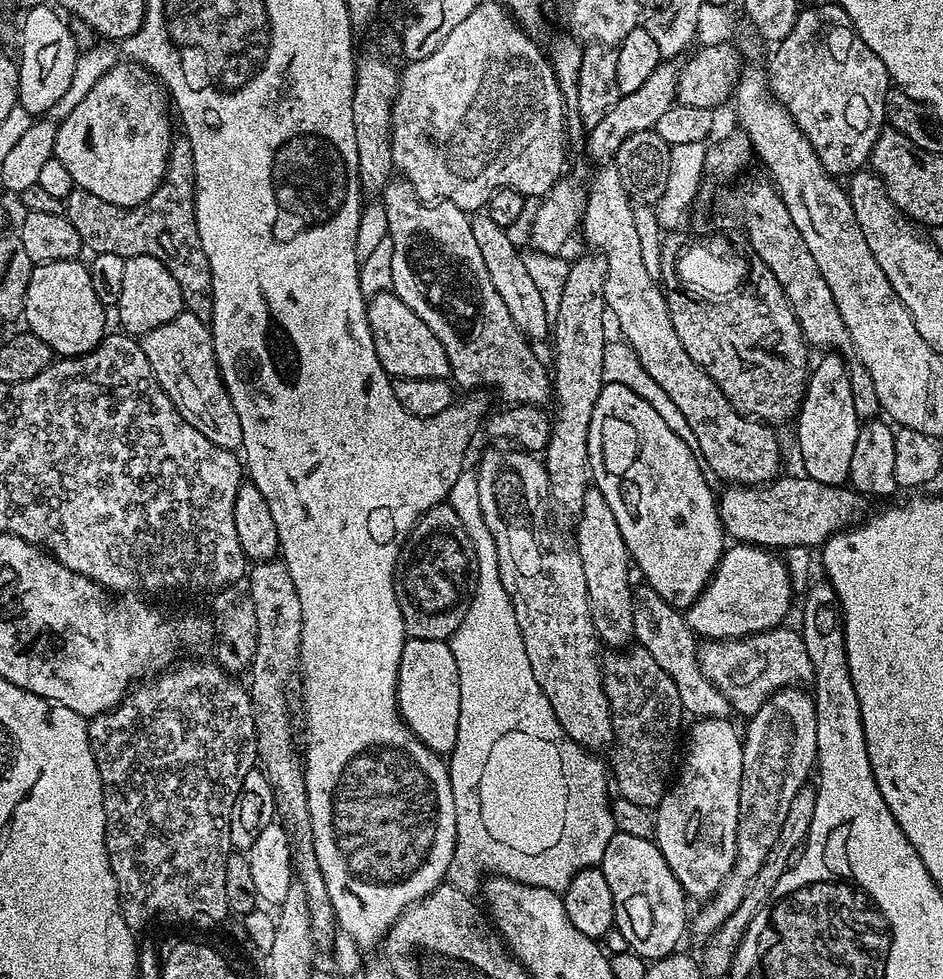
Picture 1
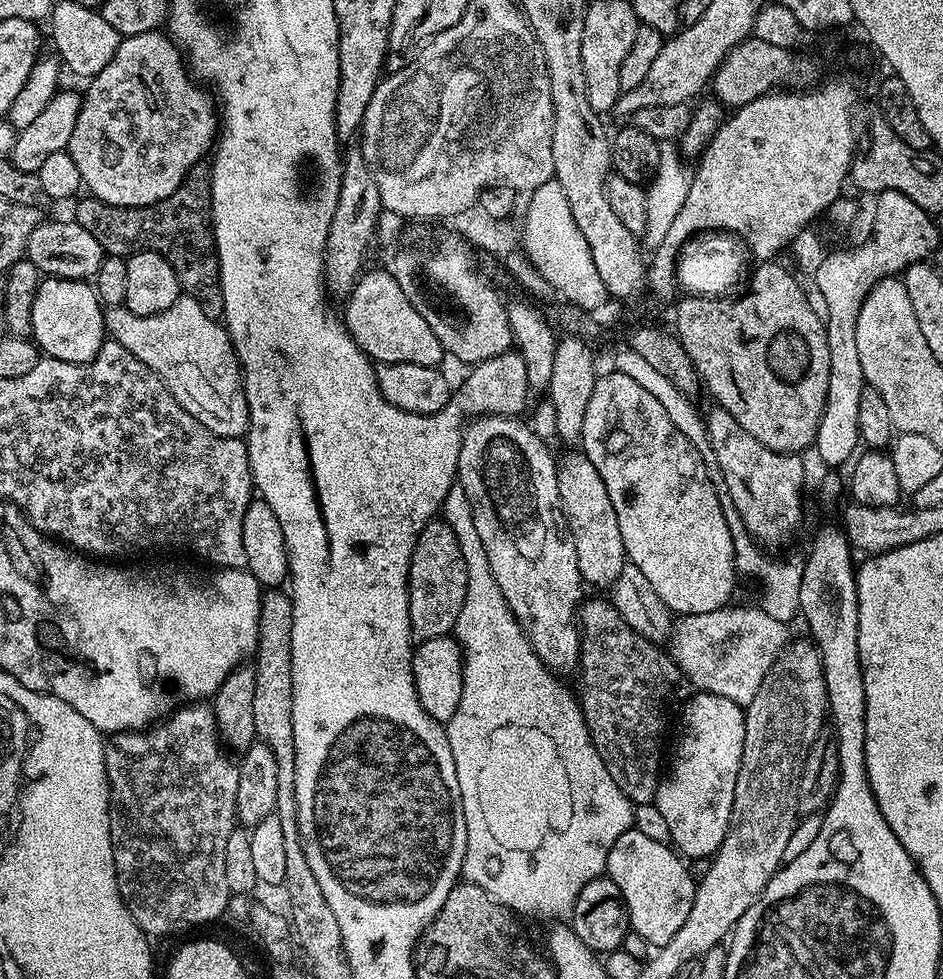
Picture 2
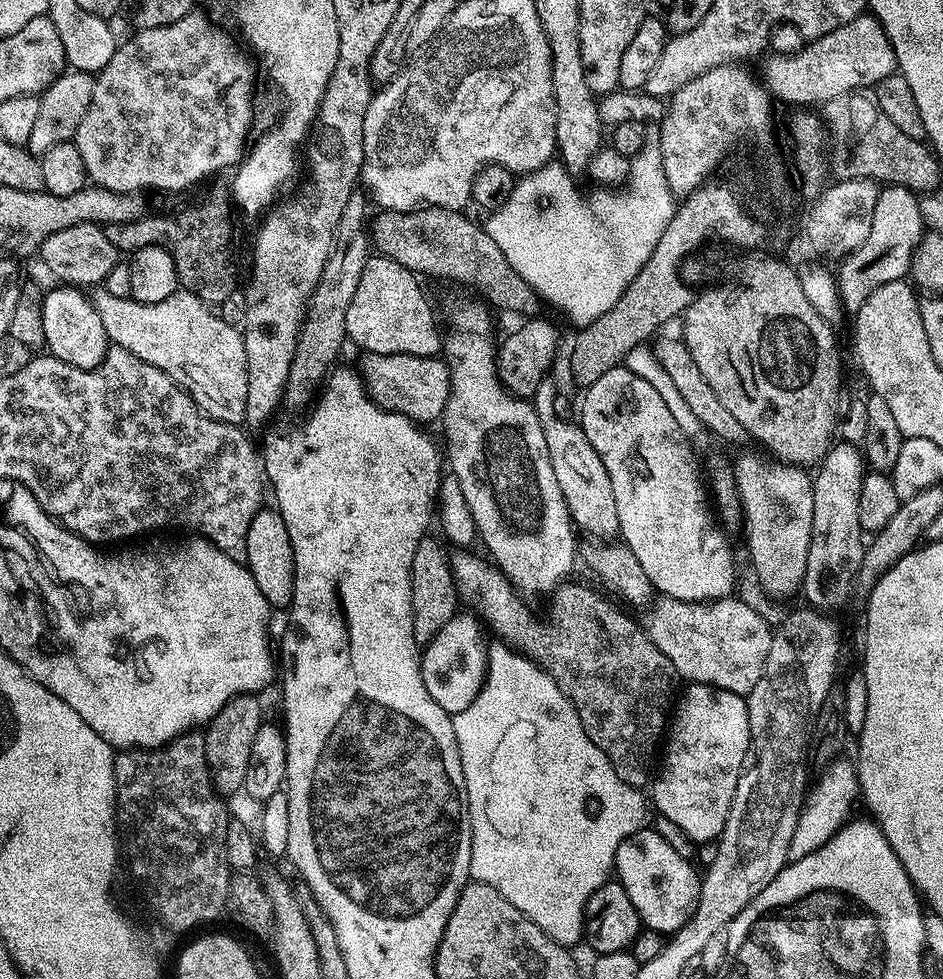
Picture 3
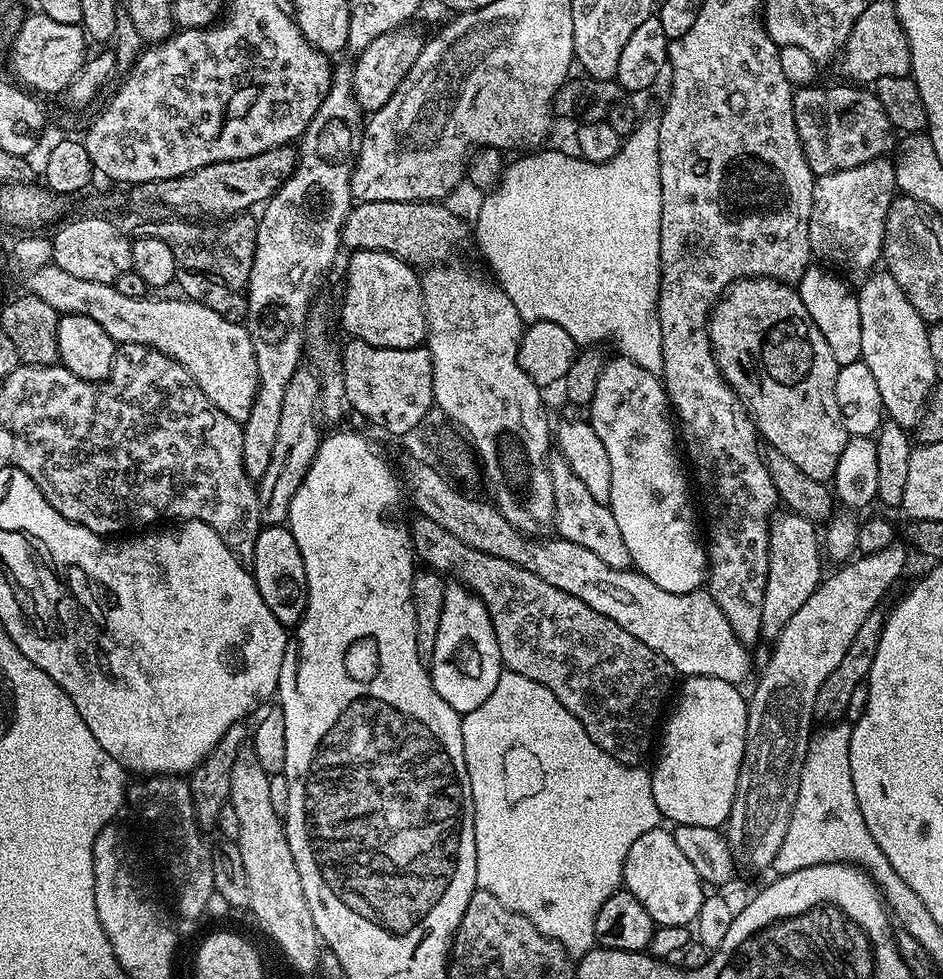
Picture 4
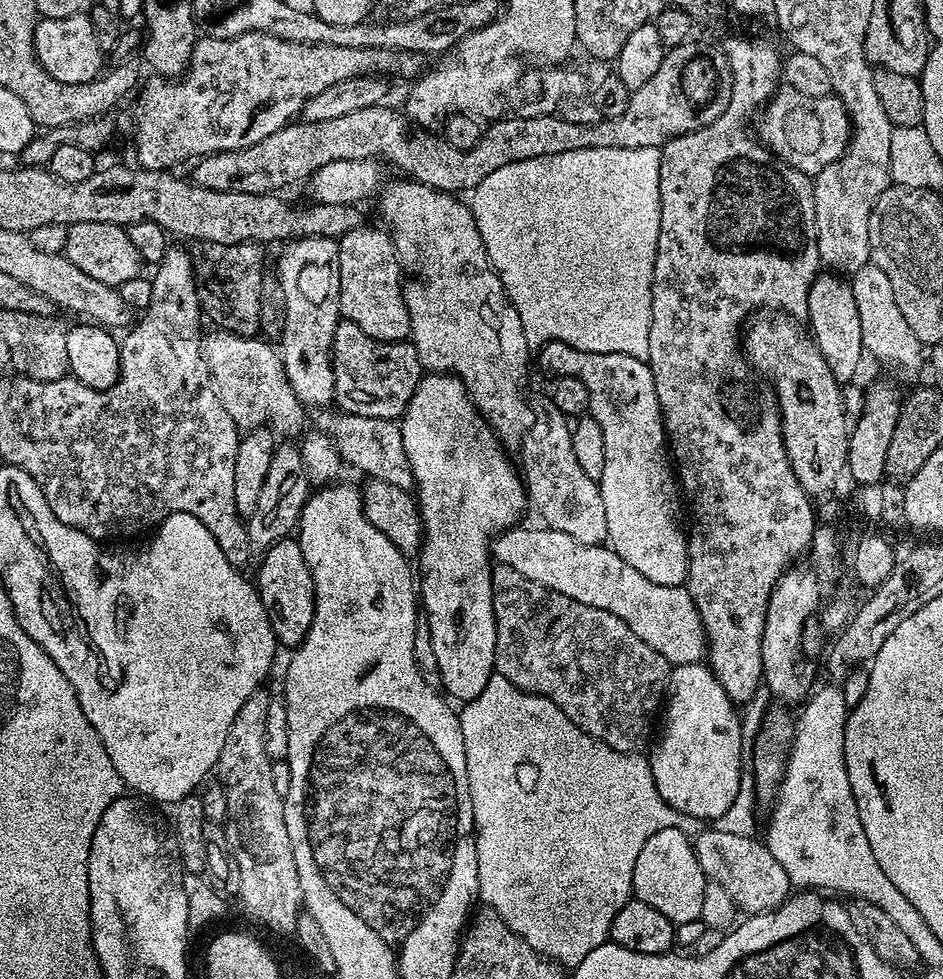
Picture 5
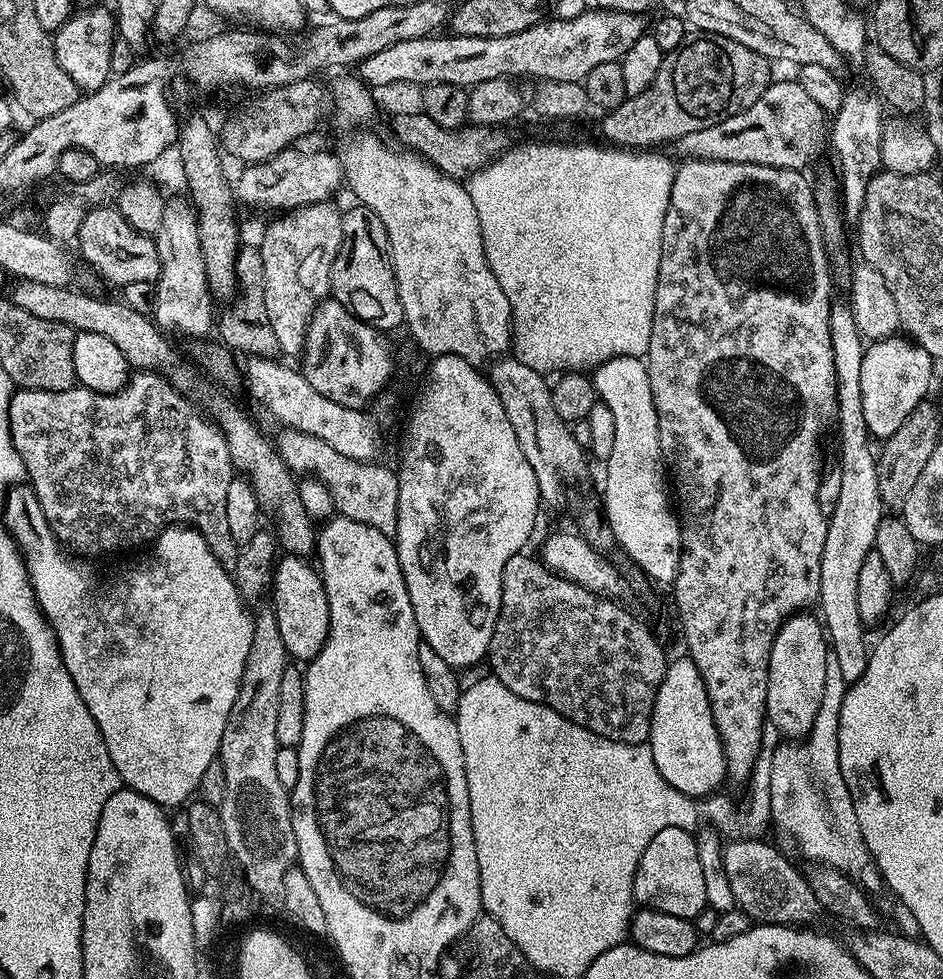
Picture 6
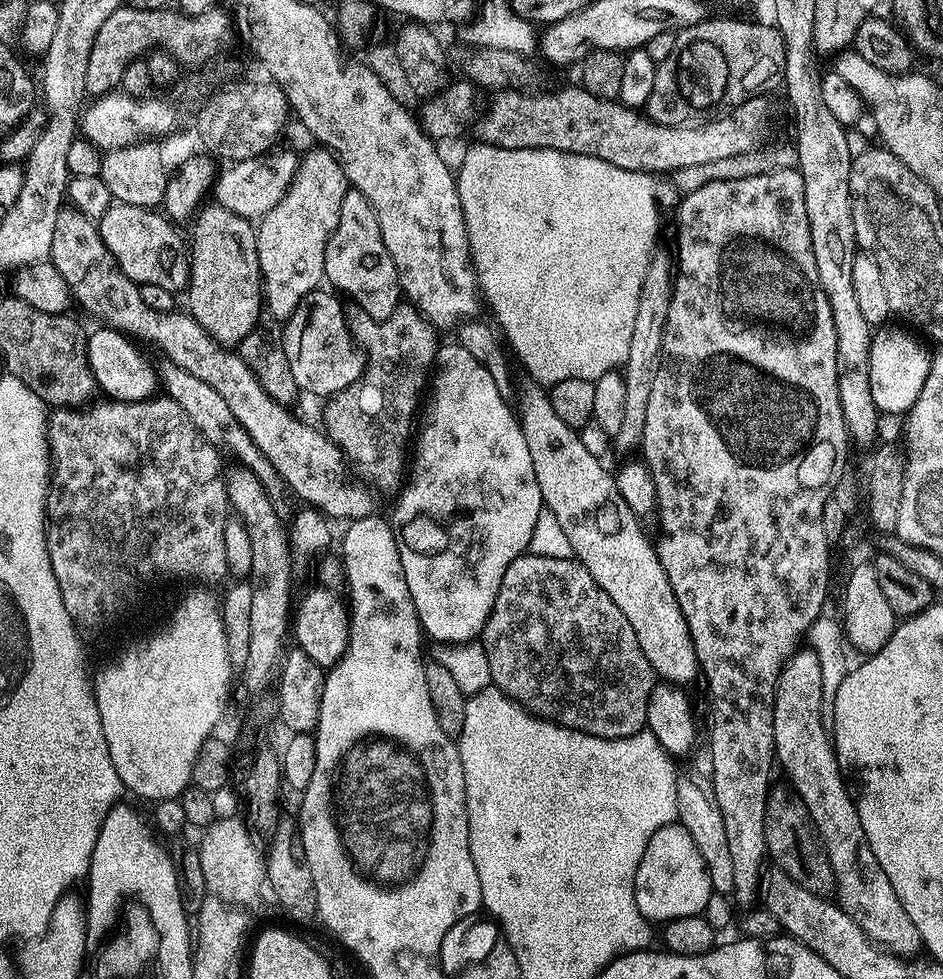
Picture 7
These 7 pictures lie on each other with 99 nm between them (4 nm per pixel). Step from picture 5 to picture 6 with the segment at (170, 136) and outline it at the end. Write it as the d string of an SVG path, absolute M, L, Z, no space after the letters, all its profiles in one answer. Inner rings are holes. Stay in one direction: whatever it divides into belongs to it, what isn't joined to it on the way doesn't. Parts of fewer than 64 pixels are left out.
M586 10L569 20L551 19L502 38L433 34L397 42L361 61L358 76L373 90L390 83L419 86L444 83L468 90L478 82L490 82L490 78L516 76L533 76L536 82L581 83L594 66L623 60L626 50L630 50L630 46L634 46L634 42L646 32L645 17L634 12Z

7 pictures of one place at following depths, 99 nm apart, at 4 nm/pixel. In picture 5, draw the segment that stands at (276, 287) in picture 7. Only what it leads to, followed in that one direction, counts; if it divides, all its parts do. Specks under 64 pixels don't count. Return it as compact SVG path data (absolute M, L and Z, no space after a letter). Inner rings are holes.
M302 236L293 239L283 245L284 253L280 256L280 261L276 264L276 280L280 283L280 300L284 303L284 316L282 312L282 323L278 337L278 351L280 360L286 370L286 378L290 386L296 392L296 397L309 409L320 408L323 404L331 405L334 400L334 370L332 369L332 343L334 342L334 330L342 319L340 315L340 275L338 274L338 254L340 253L339 243L335 239L324 236Z

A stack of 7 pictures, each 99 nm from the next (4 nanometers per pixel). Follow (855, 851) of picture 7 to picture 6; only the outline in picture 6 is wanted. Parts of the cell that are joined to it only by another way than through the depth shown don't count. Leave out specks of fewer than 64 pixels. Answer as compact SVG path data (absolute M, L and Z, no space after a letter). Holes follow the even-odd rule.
M811 611L788 617L774 638L768 667L766 690L767 723L774 725L784 738L803 738L814 726L814 714L822 706L822 690L826 690L826 662L830 641L823 623Z

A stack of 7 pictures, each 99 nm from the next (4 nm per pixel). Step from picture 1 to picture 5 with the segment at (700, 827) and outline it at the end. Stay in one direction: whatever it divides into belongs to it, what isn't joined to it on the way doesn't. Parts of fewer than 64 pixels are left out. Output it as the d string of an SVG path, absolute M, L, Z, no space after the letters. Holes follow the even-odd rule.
M707 663L678 664L669 671L666 703L662 708L664 725L661 728L659 725L658 735L651 745L650 763L658 794L662 794L662 798L674 810L698 818L701 822L714 822L726 814L730 806L734 806L742 775L740 747L744 744L740 737L740 716L736 712L739 712L737 705L722 690L718 678Z

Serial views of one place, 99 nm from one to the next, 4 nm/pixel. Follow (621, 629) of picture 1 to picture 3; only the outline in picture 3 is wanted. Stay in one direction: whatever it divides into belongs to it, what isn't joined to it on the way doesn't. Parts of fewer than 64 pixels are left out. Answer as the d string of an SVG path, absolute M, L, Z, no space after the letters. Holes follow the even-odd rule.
M545 382L538 386L540 394L540 410L538 422L542 422L542 434L546 434L546 450L550 450L550 466L554 466L554 478L558 478L558 490L562 490L562 498L566 502L568 512L572 515L573 523L580 529L585 528L594 538L612 538L619 533L618 505L614 503L614 486L610 486L610 474L606 474L606 466L590 446L590 439L586 438L579 423L563 420L556 410L556 388L551 382Z

